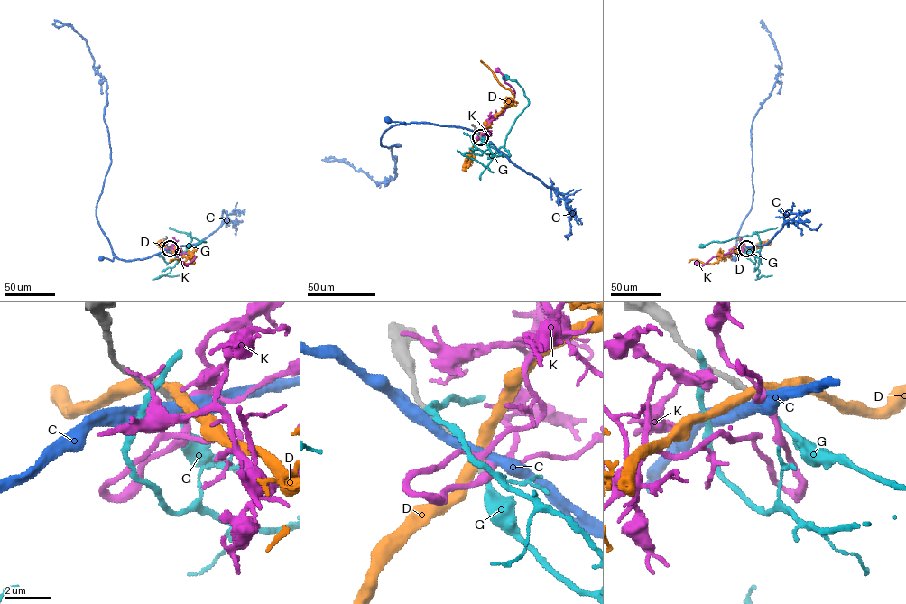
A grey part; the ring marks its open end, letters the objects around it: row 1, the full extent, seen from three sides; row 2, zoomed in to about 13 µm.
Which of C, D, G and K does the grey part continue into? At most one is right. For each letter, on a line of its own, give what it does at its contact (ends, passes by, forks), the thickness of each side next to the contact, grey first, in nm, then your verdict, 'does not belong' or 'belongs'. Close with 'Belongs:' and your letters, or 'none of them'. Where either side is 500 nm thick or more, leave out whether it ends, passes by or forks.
C: it passes by | 320/420 nm | does not belong
D: it passes by | 320/460 nm | does not belong
G: it ends | 240/190 nm | belongs
K: it passes by | 240/360 nm | does not belong
Belongs: G

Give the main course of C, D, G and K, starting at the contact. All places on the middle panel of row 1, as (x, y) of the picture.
C: (480, 136), (471, 130), (455, 126), (387, 119)
D: (480, 136), (513, 98), (512, 92), (501, 85), (481, 60)
G: (480, 137), (503, 156), (510, 155), (503, 147), (506, 134), (529, 101), (522, 88), (504, 77)
K: (480, 137), (476, 138), (484, 134), (483, 130), (493, 119), (512, 104), (514, 97), (514, 91), (497, 70)

